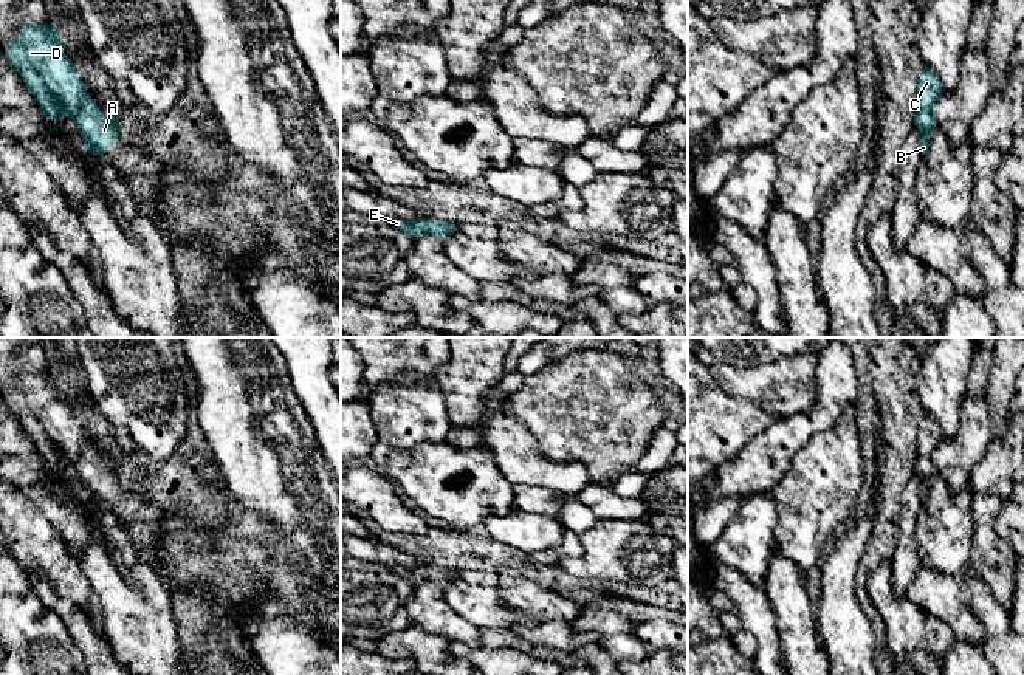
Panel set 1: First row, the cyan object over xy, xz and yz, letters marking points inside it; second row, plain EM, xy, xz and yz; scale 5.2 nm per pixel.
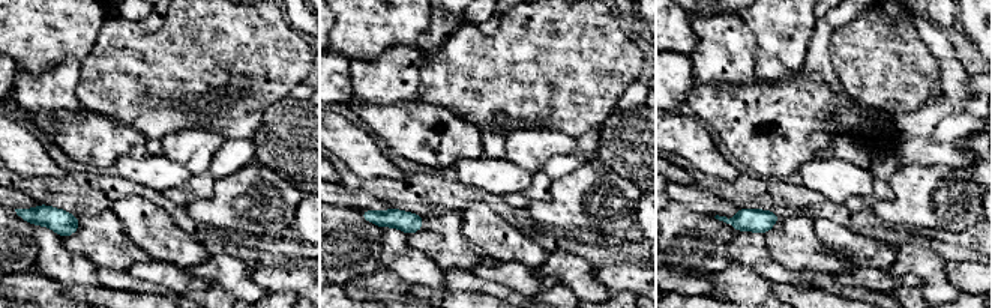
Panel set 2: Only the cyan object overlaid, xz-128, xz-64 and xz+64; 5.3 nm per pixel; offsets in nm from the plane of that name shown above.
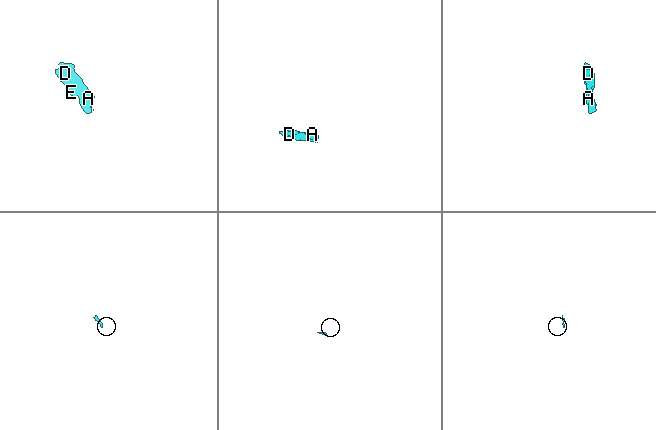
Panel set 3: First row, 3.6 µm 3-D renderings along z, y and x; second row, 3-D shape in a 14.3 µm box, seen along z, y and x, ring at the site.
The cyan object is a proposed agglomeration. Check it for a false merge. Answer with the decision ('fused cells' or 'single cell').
single cell

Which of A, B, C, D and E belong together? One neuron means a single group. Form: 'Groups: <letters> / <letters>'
Groups: A B C D E

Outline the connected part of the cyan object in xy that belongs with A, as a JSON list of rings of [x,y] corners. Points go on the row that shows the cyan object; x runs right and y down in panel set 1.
[[[48,22],[22,25],[20,37],[3,43],[3,53],[34,94],[45,118],[57,121],[65,111],[84,136],[84,152],[99,156],[110,150],[121,128],[115,118],[98,111],[85,93],[81,74],[60,50],[62,34]]]

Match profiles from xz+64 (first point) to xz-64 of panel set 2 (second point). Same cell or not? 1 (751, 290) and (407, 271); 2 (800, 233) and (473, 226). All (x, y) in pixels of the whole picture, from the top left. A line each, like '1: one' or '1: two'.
1: two
2: two

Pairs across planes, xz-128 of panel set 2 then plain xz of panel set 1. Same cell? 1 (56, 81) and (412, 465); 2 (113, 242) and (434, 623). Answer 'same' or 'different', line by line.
1: different
2: different

